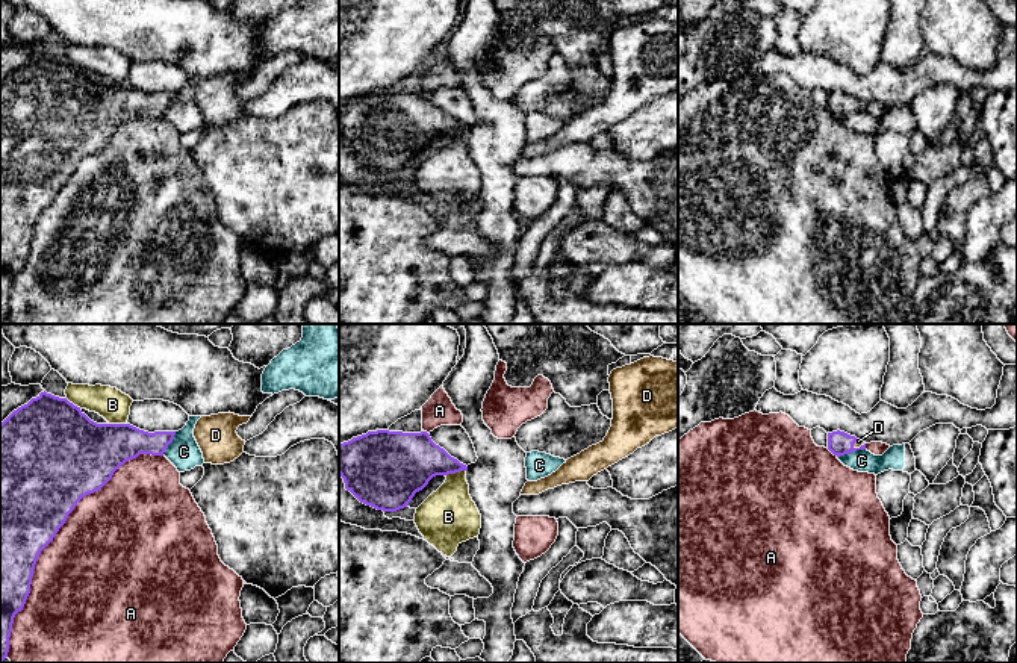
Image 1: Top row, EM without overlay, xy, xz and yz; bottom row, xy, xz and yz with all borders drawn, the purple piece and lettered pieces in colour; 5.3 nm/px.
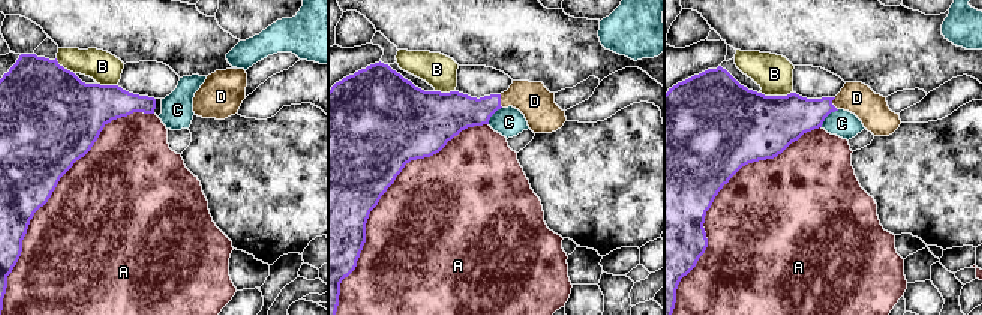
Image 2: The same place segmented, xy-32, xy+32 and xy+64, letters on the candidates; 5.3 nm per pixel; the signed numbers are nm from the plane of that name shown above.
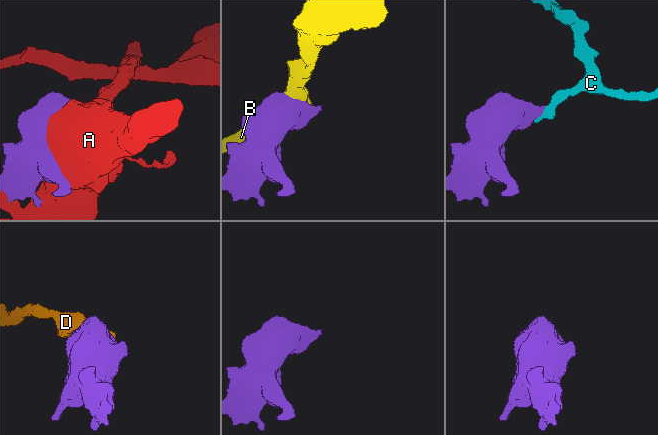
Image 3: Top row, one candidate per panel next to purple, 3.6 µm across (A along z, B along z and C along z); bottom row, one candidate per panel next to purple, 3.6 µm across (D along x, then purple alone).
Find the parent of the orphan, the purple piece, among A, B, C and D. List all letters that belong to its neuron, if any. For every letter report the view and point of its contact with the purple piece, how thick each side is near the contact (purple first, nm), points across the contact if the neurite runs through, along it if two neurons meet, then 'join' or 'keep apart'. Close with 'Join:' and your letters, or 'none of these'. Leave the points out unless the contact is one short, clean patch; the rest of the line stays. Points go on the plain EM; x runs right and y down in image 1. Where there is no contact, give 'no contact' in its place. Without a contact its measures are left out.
A: contact xy (55, 196); calibres 500 and 500 nm; keep apart
B: contact xz (454, 133); calibres 300 and 300 nm; keep apart
C: contact yz (851, 112); calibres 130 and 120 nm; border yz (864, 109), (857, 109), (837, 118); keep apart
D: contact yz (860, 108); calibres 130 and 40 nm; way yz (839, 103), (860, 108), (858, 103); join
Join: D

